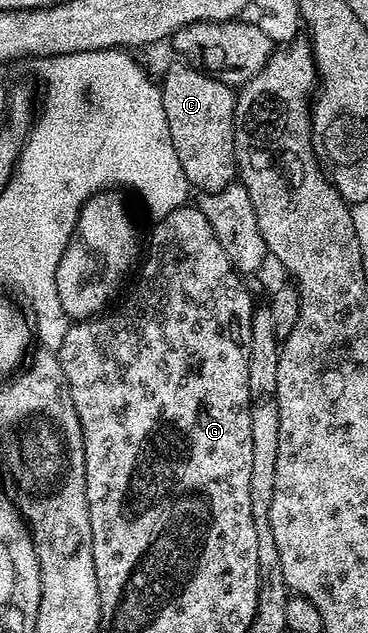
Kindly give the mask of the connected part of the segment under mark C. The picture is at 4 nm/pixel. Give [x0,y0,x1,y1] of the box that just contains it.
[159,61,238,193]

